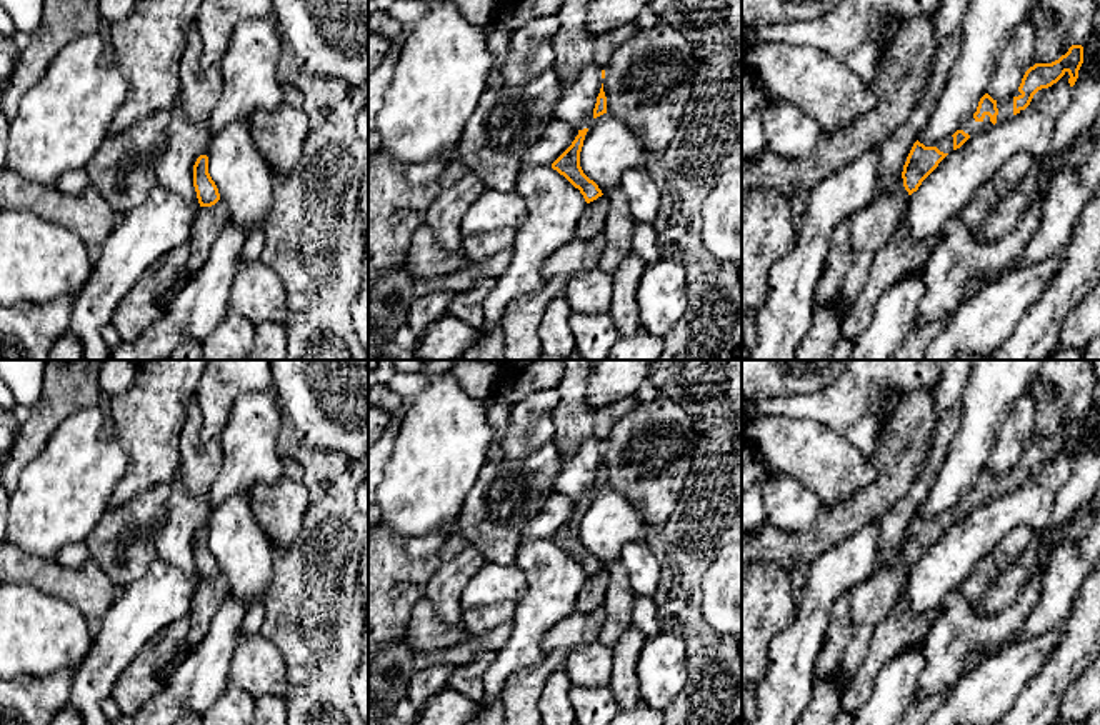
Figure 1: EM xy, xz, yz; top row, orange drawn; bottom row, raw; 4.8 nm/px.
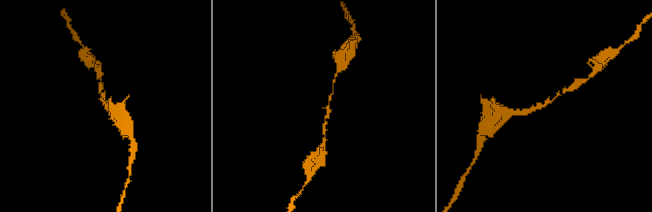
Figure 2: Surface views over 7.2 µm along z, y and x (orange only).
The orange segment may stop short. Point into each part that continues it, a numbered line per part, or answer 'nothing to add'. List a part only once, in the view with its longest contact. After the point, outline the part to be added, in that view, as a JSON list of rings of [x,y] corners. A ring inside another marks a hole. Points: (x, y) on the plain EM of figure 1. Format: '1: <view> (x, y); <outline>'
1: yz (969, 499); [[[972,488],[972,490],[968,490],[968,492],[963,493],[963,497],[960,498],[958,503],[963,503],[970,510],[973,510],[973,508],[978,508],[978,507],[987,505],[992,498],[993,497],[990,495],[990,490],[988,488],[985,488],[985,492],[982,495],[977,495],[973,492],[973,488]]]

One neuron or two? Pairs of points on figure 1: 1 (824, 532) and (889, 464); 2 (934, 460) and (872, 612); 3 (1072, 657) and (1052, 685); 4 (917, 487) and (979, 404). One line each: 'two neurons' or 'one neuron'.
1: one neuron
2: one neuron
3: one neuron
4: two neurons

